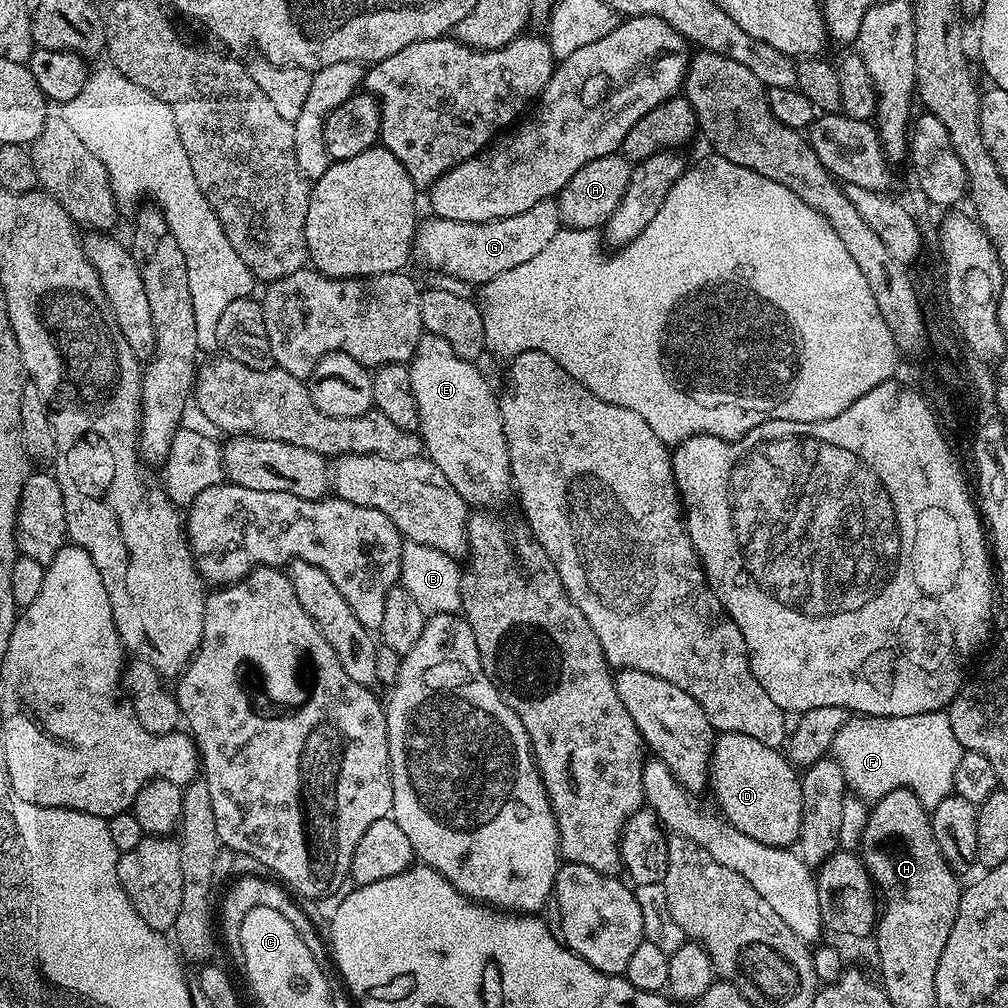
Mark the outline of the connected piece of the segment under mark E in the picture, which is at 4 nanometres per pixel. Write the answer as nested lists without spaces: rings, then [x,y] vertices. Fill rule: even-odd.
[[[425,334],[420,337],[416,352],[412,355],[412,359],[408,364],[408,373],[410,374],[410,386],[414,390],[414,402],[418,406],[418,418],[420,419],[420,426],[418,435],[422,441],[423,451],[426,453],[427,459],[434,462],[434,466],[438,466],[438,470],[442,470],[442,474],[446,474],[446,479],[449,480],[450,486],[454,486],[454,490],[458,490],[458,494],[463,498],[465,504],[471,506],[476,510],[488,510],[496,504],[499,500],[504,500],[514,492],[514,485],[512,483],[512,467],[510,466],[510,454],[506,446],[506,434],[502,426],[502,414],[500,413],[500,401],[498,399],[498,392],[488,385],[488,380],[482,373],[476,369],[477,365],[473,361],[466,358],[458,358],[458,354],[454,354],[454,350],[450,350],[450,344],[444,338],[438,338],[431,334]]]

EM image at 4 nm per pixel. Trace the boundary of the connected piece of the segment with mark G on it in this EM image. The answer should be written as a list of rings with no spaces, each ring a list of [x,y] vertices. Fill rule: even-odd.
[[[555,199],[538,202],[530,210],[522,210],[522,214],[514,214],[510,218],[498,218],[490,222],[454,222],[439,218],[428,218],[419,225],[414,241],[414,252],[428,268],[433,268],[436,274],[453,276],[464,280],[469,286],[479,286],[498,278],[498,274],[506,274],[506,270],[514,270],[514,266],[522,266],[522,262],[530,262],[541,250],[550,243],[550,238],[558,234],[562,227],[558,206]]]

